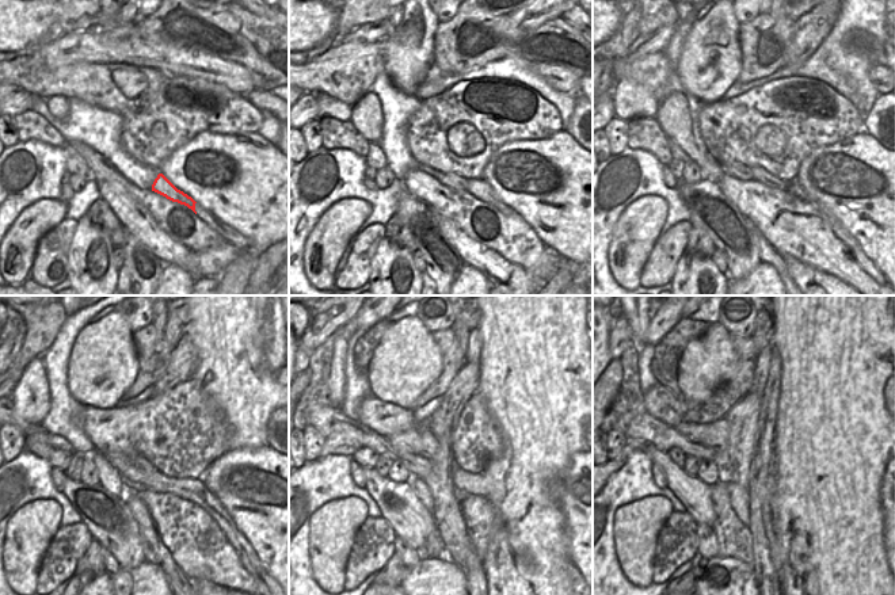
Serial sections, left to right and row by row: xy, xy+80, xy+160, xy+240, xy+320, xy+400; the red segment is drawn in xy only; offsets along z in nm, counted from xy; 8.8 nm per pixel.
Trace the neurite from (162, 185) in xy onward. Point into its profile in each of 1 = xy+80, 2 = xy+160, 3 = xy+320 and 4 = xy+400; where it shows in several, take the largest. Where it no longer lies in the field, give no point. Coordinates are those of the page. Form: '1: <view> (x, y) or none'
1: xy+80 (454, 180)
2: xy+160 (737, 170)
3: xy+320 (423, 445)
4: xy+400 (715, 435)

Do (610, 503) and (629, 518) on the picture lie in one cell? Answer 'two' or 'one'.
two

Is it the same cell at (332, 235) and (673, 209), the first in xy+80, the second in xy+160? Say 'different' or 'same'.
different

